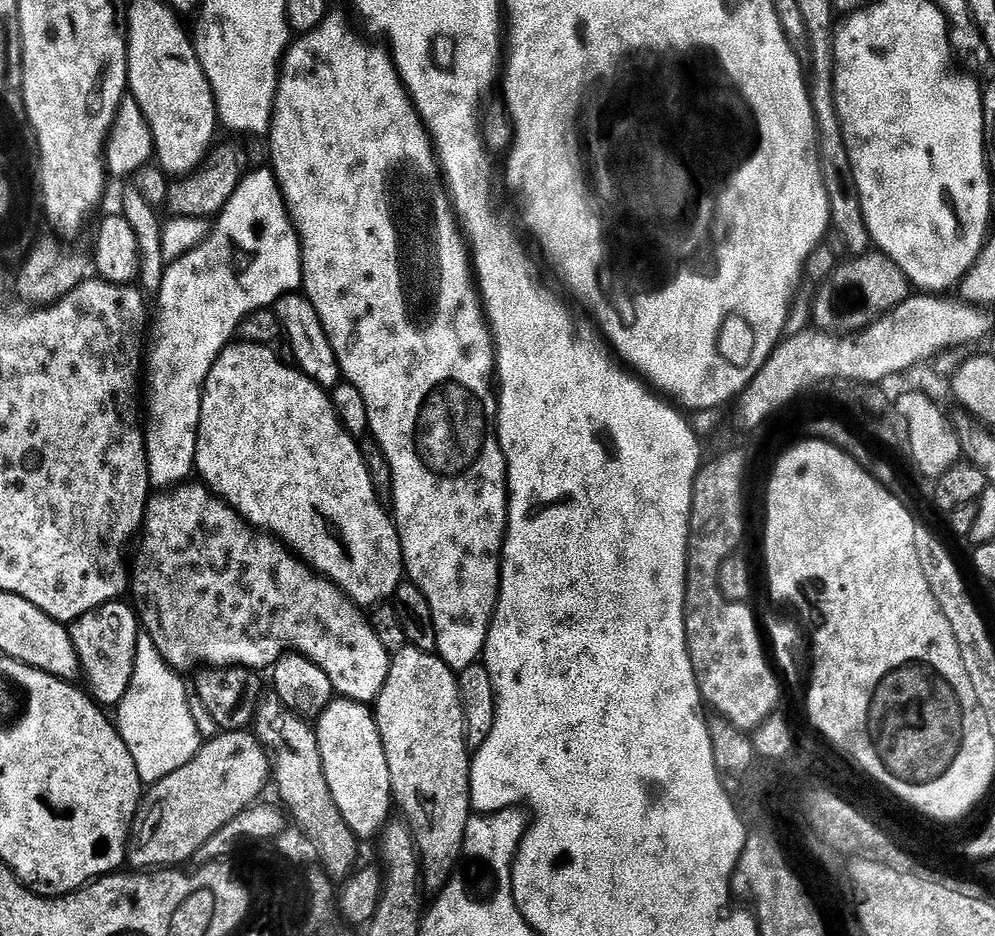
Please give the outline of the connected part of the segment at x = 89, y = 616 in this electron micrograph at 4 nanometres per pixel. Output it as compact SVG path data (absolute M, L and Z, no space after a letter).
M123 599L111 600L108 604L102 604L73 620L68 633L74 642L74 650L80 659L80 670L83 679L88 679L87 691L93 700L101 706L119 705L120 700L126 694L130 686L130 678L134 674L134 658L136 657L136 647L138 638L142 635L142 625L139 615L131 603L124 604Z

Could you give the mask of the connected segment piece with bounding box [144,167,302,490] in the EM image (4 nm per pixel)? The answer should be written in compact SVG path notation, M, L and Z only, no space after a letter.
M267 167L256 168L241 179L233 196L215 217L207 238L164 269L164 281L158 297L160 309L154 312L150 347L146 352L144 441L148 451L148 479L157 489L174 486L191 477L188 475L193 475L204 383L220 352L237 335L241 322L251 312L272 308L280 297L297 291L301 284L300 240L288 215L288 205L284 202L280 185L276 183L276 175Z

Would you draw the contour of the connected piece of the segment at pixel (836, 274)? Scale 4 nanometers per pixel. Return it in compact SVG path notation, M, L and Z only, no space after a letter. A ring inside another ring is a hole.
M879 250L869 251L863 256L849 259L849 264L841 268L832 269L831 280L840 280L846 286L854 286L854 290L848 292L848 296L840 296L838 318L842 321L845 329L863 330L869 324L873 324L888 312L894 311L902 302L906 302L910 295L910 285L906 274L894 261ZM856 304L856 312L852 307ZM855 324L857 324L855 326Z

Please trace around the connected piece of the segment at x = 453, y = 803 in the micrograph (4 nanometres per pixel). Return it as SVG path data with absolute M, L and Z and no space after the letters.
M411 646L395 649L388 665L386 680L374 701L376 725L382 734L386 763L390 765L392 798L397 809L404 811L403 819L412 829L416 851L420 857L422 884L432 894L453 879L460 852L465 851L464 835L468 819L473 816L472 762L470 749L464 741L464 711L460 701L460 681L439 655L423 652Z

